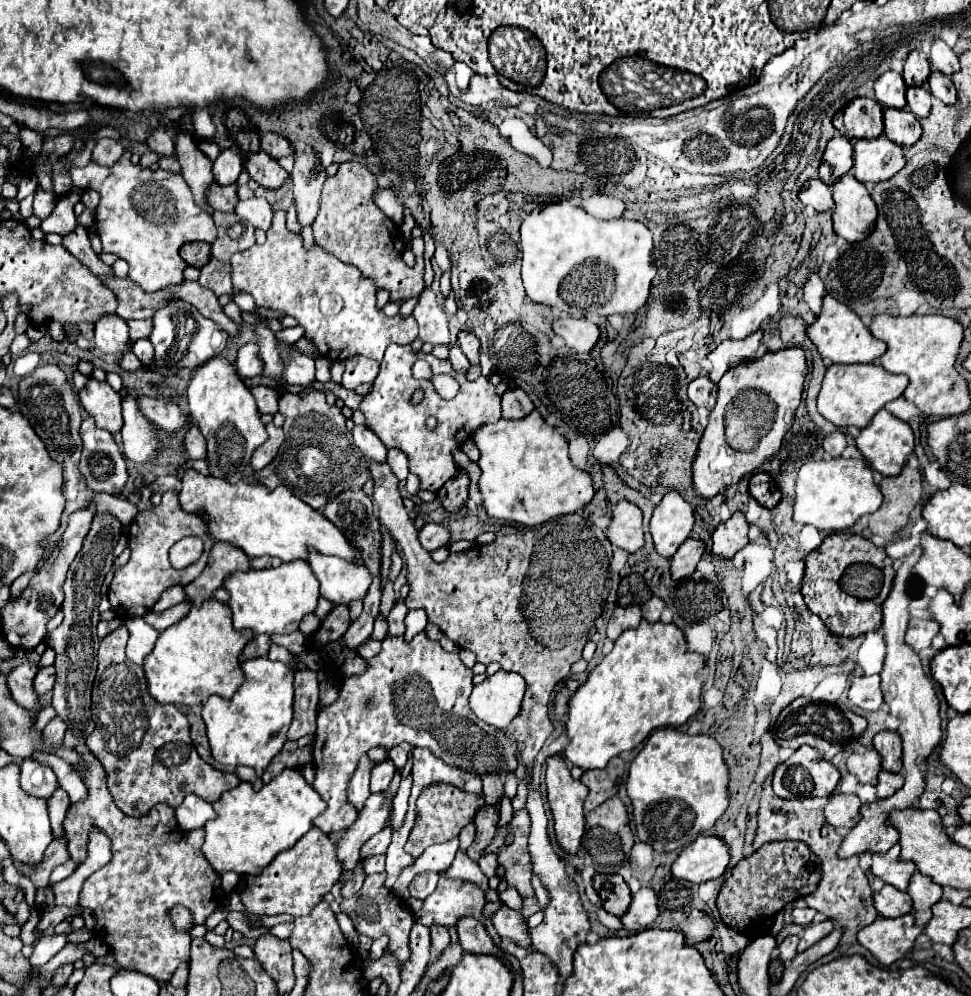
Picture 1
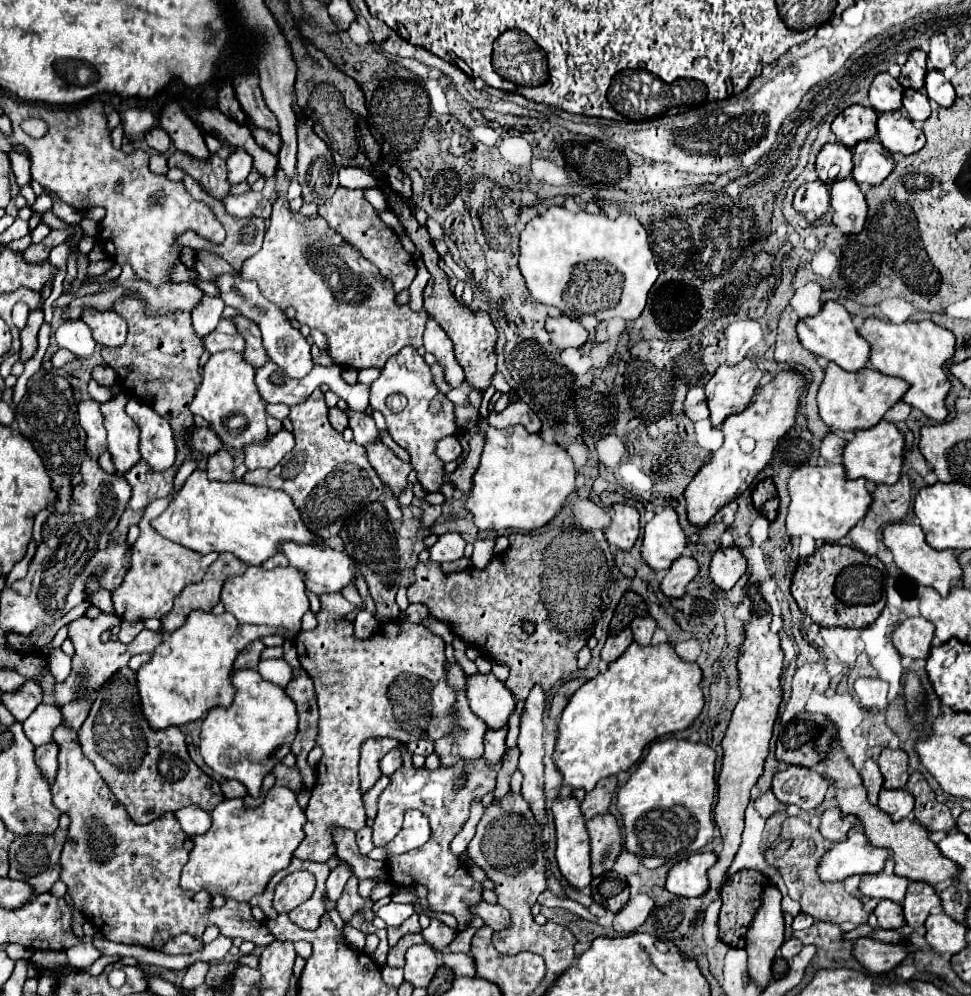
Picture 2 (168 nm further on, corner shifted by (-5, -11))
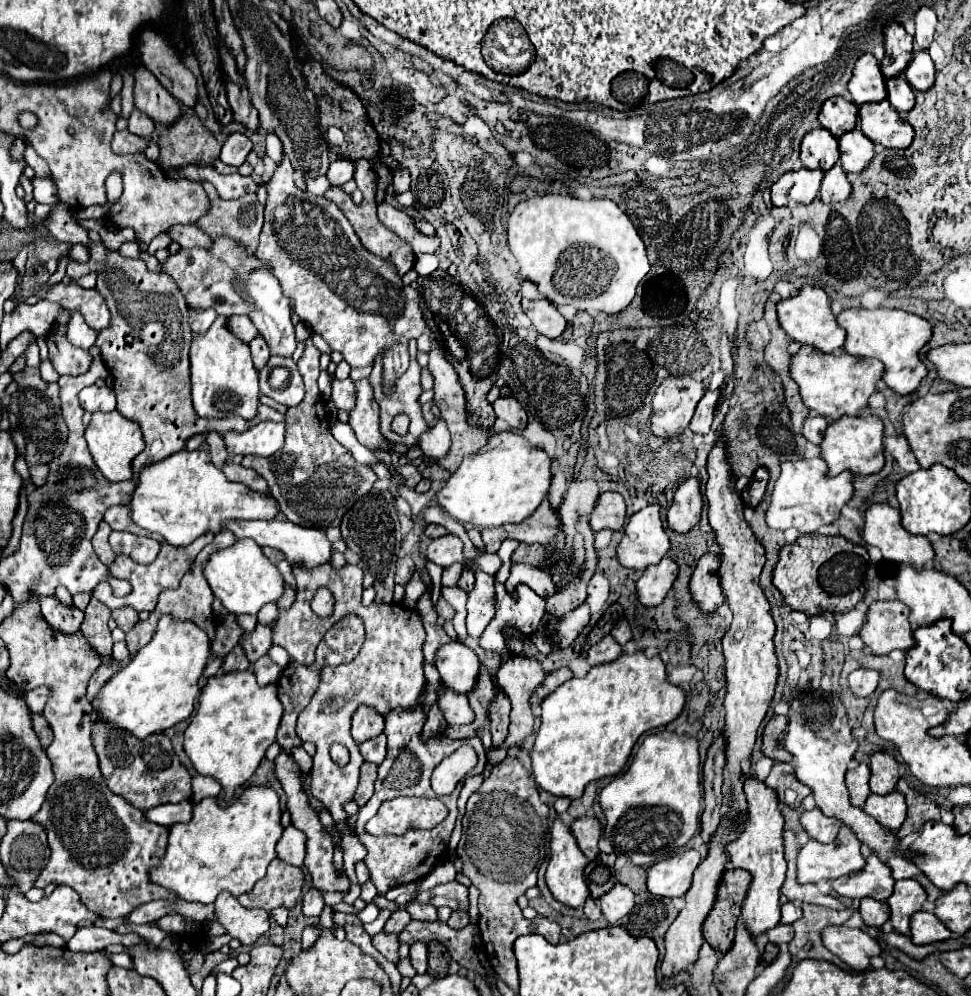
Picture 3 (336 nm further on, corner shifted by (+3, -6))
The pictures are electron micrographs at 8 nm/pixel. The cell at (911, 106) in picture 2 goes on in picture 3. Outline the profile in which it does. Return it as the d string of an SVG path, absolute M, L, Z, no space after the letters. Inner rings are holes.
M902 76L890 78L886 82L886 88L888 88L888 102L898 112L910 112L914 108L914 90Z

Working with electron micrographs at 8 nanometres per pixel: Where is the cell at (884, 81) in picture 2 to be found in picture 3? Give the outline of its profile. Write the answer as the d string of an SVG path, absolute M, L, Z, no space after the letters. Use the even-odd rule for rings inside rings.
M862 54L856 60L852 80L848 82L854 104L880 102L886 98L886 78L880 72L880 62L872 54Z

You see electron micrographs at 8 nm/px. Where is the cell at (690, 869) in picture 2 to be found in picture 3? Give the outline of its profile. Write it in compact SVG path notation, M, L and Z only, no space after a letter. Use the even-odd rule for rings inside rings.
M698 850L680 852L648 870L648 890L656 896L684 896L692 886L692 876L702 856Z

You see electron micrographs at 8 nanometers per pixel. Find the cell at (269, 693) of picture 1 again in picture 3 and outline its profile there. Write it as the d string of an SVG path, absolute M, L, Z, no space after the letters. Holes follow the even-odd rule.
M252 670L212 676L212 678L208 678L206 686L202 688L198 710L192 716L192 720L184 732L184 750L190 756L194 768L202 776L212 776L222 784L222 788L226 792L226 800L230 800L234 796L236 788L242 786L256 772L266 750L276 742L276 730L280 726L280 720L282 720L282 704L278 702L274 684L258 686Z

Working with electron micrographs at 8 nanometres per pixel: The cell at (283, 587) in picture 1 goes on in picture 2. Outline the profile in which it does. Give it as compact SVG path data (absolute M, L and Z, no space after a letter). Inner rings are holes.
M248 565L242 575L232 575L224 581L222 603L226 611L238 619L238 623L286 627L290 629L290 639L296 639L300 633L300 619L310 609L302 573L292 567L276 567L268 571L262 565Z

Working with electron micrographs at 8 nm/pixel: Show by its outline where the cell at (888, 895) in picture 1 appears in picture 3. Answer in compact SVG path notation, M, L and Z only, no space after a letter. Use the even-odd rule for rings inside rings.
M864 898L860 904L860 914L866 926L876 926L880 928L888 918L890 918L890 910L886 902L874 900L874 898Z

